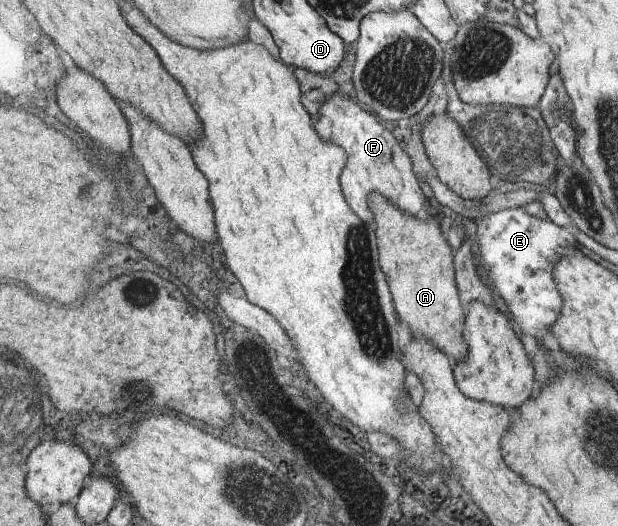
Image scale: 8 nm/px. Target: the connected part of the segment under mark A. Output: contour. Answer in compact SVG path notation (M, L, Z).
M374 191L368 197L371 216L377 227L377 239L380 241L381 263L384 265L384 273L388 273L388 283L392 285L392 295L394 295L395 308L400 315L399 319L408 324L412 335L416 335L418 339L432 341L453 362L467 359L469 346L464 337L467 314L456 283L456 251L446 240L446 223L439 217L427 216L426 213L424 216L412 215L402 207L396 207L380 191Z

